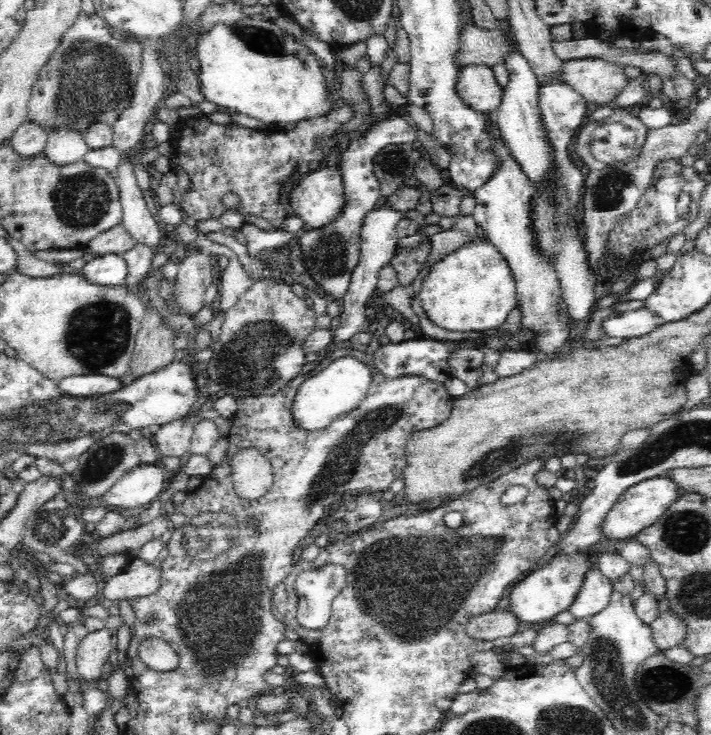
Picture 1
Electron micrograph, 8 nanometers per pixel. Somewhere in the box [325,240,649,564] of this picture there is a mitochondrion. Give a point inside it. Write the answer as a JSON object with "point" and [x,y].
{"point":[494,459]}

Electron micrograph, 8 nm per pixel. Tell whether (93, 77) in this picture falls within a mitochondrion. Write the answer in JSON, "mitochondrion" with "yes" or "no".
{"mitochondrion":"yes"}

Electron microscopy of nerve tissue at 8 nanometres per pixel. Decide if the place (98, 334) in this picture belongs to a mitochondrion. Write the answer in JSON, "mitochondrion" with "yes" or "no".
{"mitochondrion":"yes"}

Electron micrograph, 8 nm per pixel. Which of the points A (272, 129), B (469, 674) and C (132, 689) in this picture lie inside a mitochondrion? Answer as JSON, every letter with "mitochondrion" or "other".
{"A":"other","B":"other","C":"other"}

